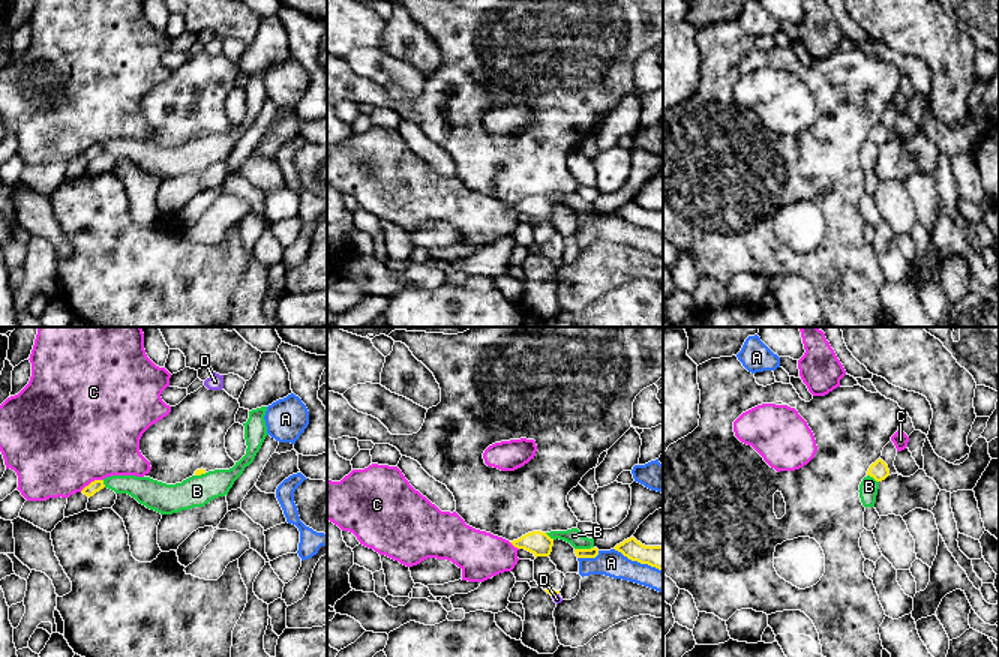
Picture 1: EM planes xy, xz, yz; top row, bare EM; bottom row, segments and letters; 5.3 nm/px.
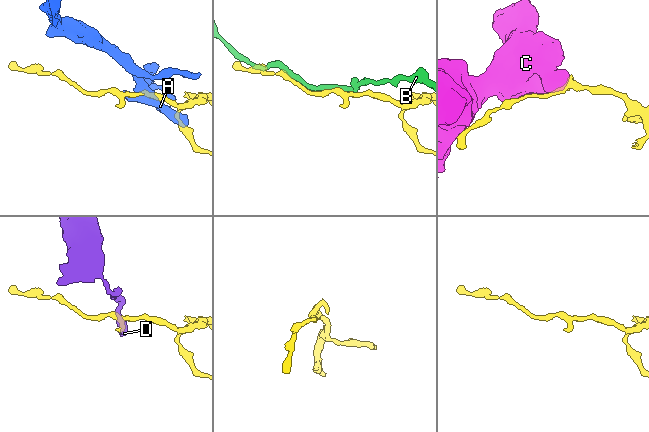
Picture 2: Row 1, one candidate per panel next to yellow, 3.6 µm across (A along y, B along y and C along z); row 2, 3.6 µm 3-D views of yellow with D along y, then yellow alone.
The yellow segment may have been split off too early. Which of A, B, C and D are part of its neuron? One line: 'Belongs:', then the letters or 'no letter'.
Belongs: no letter

